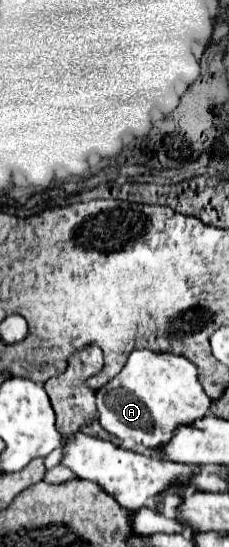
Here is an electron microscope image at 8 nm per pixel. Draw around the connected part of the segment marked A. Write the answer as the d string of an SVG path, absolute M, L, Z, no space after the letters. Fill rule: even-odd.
M133 350L123 370L97 390L99 424L121 440L135 438L147 450L165 444L175 426L207 416L209 402L211 398L207 398L197 380L195 364L177 354L157 354L151 350Z

